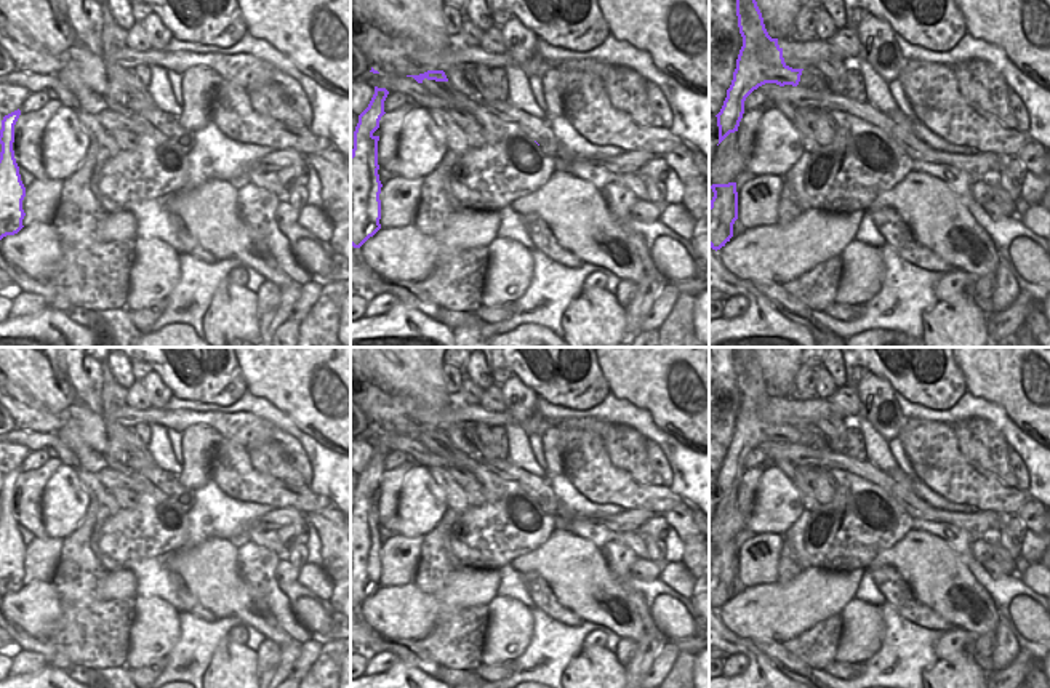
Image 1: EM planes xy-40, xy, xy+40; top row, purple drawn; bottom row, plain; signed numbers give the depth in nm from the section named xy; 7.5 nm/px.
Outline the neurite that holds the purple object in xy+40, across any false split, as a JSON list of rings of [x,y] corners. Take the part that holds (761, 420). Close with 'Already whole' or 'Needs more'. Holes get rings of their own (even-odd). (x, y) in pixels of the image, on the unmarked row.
[[[736,347],[736,374],[738,386],[743,395],[743,405],[736,418],[736,427],[733,438],[727,448],[727,456],[717,475],[719,502],[730,493],[738,490],[739,480],[744,472],[746,456],[765,442],[776,442],[779,445],[797,445],[804,427],[792,427],[784,421],[783,406],[778,403],[778,397],[771,397],[765,387],[762,371],[749,347]]]. Already whole.

